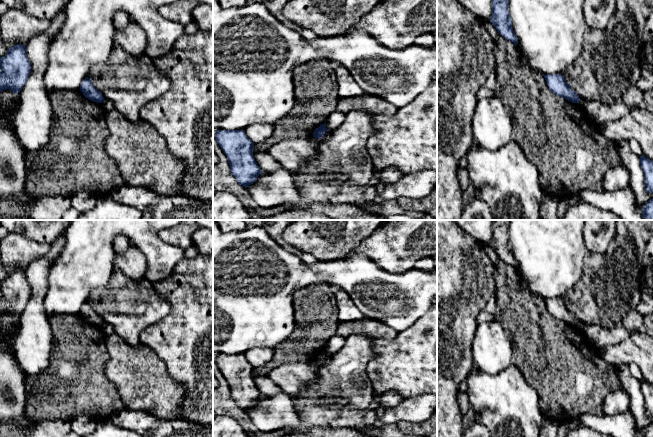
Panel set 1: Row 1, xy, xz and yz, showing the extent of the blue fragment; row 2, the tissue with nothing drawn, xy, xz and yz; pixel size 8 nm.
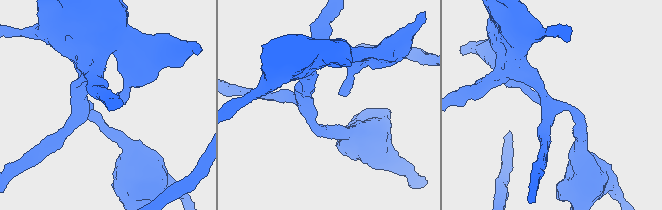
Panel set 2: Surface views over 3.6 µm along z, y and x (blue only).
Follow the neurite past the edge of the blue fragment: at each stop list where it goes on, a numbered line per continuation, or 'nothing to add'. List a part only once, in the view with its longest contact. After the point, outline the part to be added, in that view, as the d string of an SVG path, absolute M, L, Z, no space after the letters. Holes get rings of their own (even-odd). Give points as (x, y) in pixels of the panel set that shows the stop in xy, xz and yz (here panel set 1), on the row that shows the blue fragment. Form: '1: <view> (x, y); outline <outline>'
nothing to add

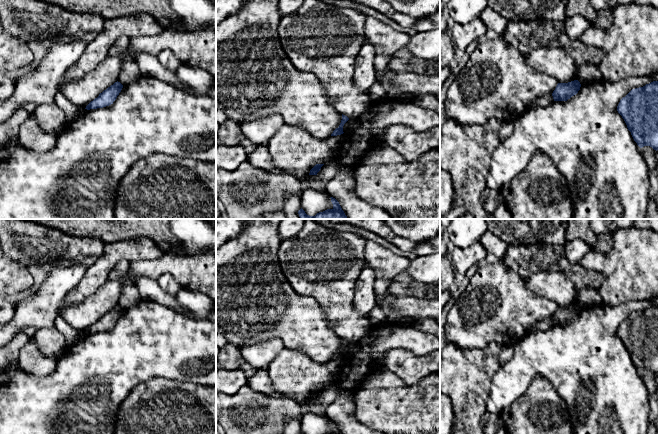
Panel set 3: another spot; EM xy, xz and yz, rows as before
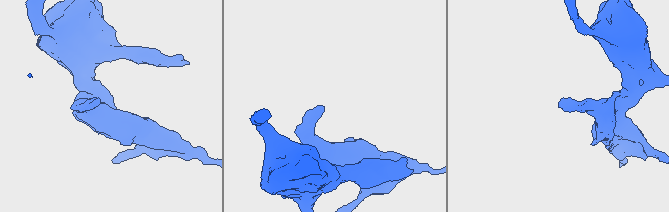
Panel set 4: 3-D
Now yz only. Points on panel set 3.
nothing to add

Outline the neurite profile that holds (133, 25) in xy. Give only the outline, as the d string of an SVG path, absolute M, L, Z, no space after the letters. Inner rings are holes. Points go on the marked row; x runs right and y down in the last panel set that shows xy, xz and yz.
M147 14L121 15L106 19L103 31L86 47L79 59L72 64L58 82L58 92L54 103L65 114L67 122L76 120L84 109L73 105L61 92L62 87L72 81L80 80L87 72L94 70L108 53L110 46L120 36L134 37L156 35L165 28L153 16Z

